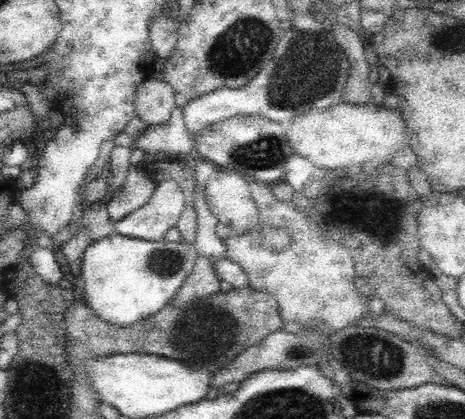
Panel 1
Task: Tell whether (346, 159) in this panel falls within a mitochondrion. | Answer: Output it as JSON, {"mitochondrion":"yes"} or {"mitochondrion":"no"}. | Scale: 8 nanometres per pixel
{"mitochondrion":"no"}

